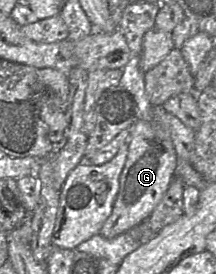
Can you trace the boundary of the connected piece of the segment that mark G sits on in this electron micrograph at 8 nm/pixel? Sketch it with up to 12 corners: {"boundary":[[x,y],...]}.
{"boundary":[[129,130],[111,215],[112,239],[145,221],[176,179],[170,133]]}

